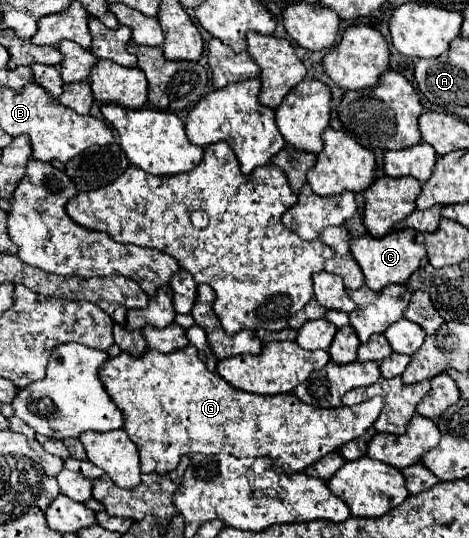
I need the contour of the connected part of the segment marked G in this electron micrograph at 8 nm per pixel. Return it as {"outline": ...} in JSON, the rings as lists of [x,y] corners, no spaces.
{"outline":[[[186,345],[184,349],[172,353],[158,353],[148,349],[144,355],[134,357],[130,353],[120,353],[118,357],[108,359],[100,369],[98,377],[114,399],[114,403],[124,413],[124,431],[136,443],[140,451],[140,469],[142,473],[170,473],[176,469],[182,455],[218,455],[228,453],[234,457],[268,457],[274,469],[282,471],[302,471],[308,465],[316,463],[324,455],[336,451],[344,443],[360,437],[372,423],[378,419],[382,409],[382,397],[372,397],[370,401],[358,403],[354,407],[334,407],[322,409],[312,407],[292,393],[288,395],[250,395],[246,391],[230,387],[220,375],[206,369],[206,365],[198,359],[198,351],[194,345]]]}

